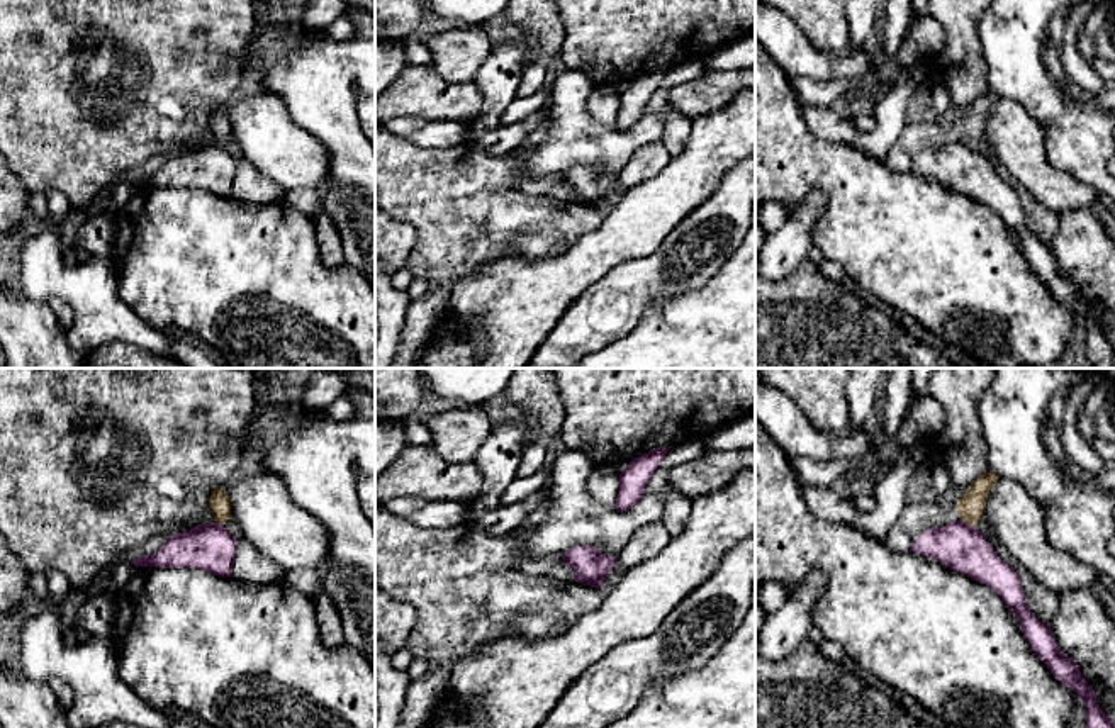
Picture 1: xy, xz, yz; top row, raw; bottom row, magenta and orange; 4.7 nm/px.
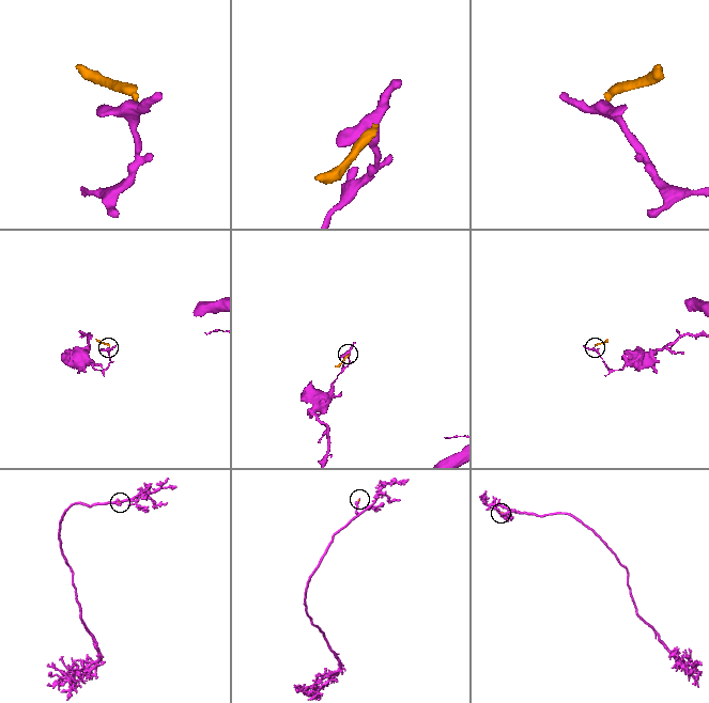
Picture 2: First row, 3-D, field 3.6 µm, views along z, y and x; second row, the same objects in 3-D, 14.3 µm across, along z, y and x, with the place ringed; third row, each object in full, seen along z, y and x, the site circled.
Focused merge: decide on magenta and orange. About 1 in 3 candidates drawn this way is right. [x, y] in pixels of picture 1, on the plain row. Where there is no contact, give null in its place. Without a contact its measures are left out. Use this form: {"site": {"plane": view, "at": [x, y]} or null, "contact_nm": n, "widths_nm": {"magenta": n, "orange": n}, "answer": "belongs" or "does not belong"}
{"site": {"plane": "yz", "at": [968, 145]}, "contact_nm": 80, "widths_nm": {"magenta": 220, "orange": 130}, "answer": "does not belong"}

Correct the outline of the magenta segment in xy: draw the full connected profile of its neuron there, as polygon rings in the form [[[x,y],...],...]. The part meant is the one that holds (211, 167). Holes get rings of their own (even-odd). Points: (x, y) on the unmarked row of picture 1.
[[[202,143],[171,154],[156,173],[143,175],[131,183],[136,188],[200,188],[219,197],[231,197],[236,163],[222,144]]]

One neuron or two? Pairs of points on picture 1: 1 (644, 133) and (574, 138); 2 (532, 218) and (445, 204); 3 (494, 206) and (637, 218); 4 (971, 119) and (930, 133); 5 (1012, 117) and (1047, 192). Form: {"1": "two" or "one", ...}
{"1": "one", "2": "one", "3": "two", "4": "one", "5": "one"}

